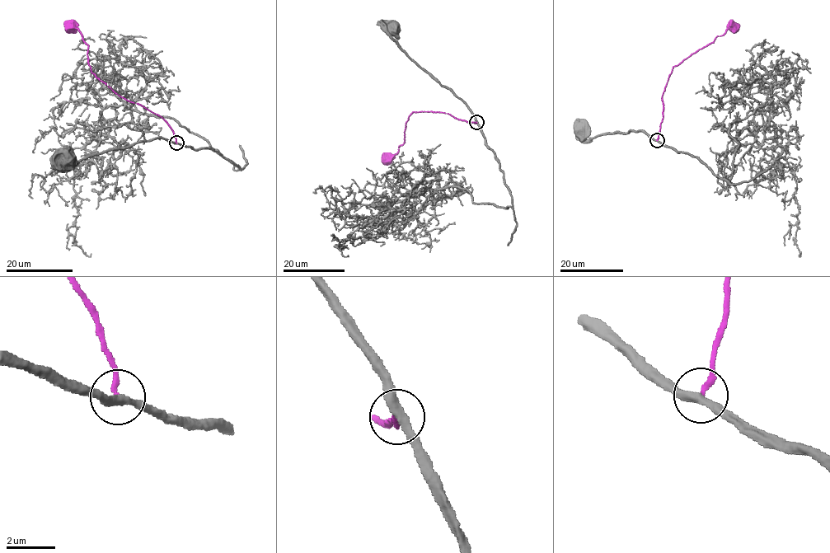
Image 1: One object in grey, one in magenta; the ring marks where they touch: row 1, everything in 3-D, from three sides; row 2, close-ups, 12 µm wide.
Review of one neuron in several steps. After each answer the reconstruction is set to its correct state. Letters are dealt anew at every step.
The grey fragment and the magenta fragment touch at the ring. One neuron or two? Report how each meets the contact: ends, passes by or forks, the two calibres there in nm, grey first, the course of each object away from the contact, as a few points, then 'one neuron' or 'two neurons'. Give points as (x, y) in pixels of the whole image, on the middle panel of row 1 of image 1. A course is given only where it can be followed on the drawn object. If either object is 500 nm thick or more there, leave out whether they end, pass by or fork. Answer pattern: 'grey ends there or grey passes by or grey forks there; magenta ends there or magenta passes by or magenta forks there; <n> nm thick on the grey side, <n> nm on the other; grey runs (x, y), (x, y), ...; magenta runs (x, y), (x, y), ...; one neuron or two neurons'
grey passes by; magenta ends there; 360 nm thick on the grey side, 200 nm on the other; grey runs (475, 122), (475, 116), (466, 105), (409, 56), (391, 36), (393, 30); magenta runs (475, 122), (455, 119), (449, 114), (414, 111), (406, 121), (404, 143), (393, 156), (387, 156), (382, 161); two neurons

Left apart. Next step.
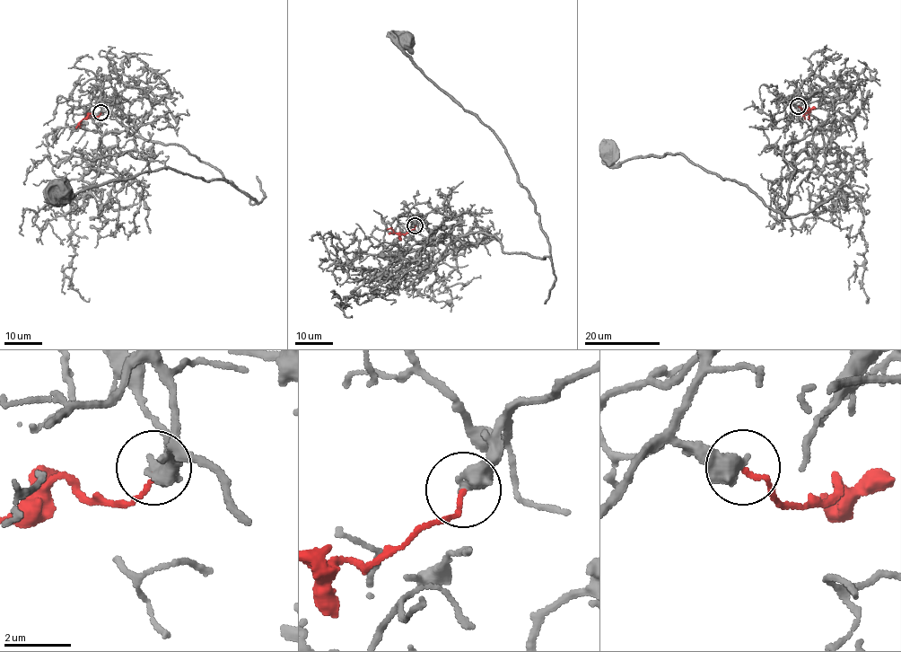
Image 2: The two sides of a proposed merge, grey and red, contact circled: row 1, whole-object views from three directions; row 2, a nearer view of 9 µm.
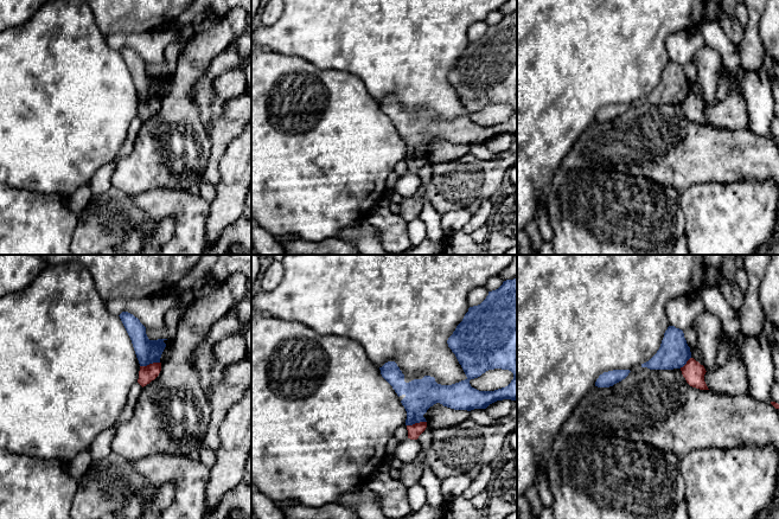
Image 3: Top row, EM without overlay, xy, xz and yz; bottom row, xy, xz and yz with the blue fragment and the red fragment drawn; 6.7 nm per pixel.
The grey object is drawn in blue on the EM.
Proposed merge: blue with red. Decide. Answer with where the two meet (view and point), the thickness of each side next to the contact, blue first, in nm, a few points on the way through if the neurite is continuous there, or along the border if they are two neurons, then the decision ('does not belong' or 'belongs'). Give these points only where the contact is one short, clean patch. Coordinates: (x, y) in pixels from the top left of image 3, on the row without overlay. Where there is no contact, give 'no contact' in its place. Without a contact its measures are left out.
xy (149, 97) | 160/110 nm | along xy (159, 96), (140, 101) | does not belong

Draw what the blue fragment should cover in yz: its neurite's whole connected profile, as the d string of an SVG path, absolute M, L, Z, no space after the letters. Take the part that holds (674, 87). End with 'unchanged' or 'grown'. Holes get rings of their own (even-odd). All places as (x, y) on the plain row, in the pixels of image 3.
M669 60L659 84L649 96L641 98L641 102L650 104L681 103L690 92L690 82L687 78L683 65L675 60Z; unchanged

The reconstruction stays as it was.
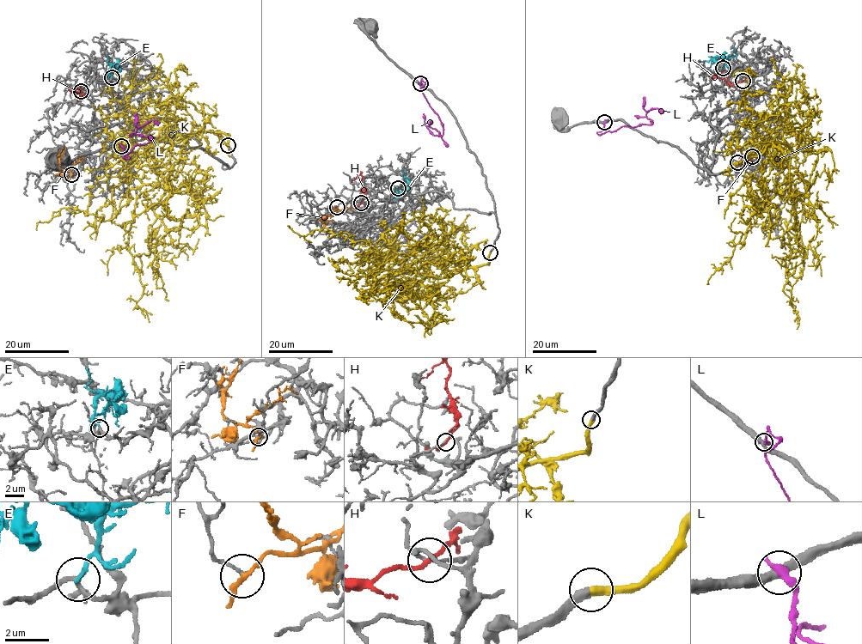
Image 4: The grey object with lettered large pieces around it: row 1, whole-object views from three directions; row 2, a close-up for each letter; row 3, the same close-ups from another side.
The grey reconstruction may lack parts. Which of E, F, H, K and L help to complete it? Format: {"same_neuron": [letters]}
{"same_neuron": ["K"]}

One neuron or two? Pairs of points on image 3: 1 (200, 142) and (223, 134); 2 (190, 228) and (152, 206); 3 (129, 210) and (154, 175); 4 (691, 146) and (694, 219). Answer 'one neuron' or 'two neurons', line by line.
1: two neurons
2: one neuron
3: two neurons
4: two neurons

